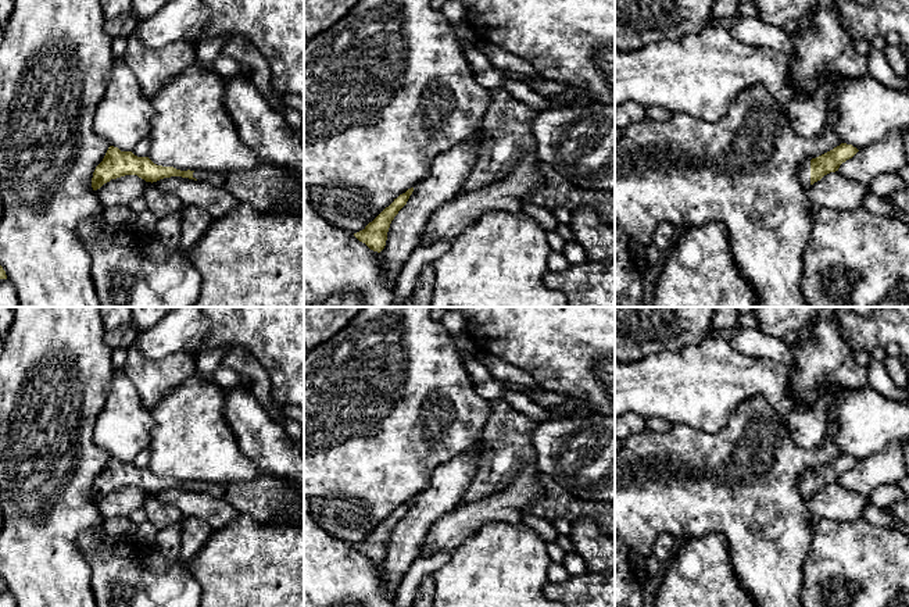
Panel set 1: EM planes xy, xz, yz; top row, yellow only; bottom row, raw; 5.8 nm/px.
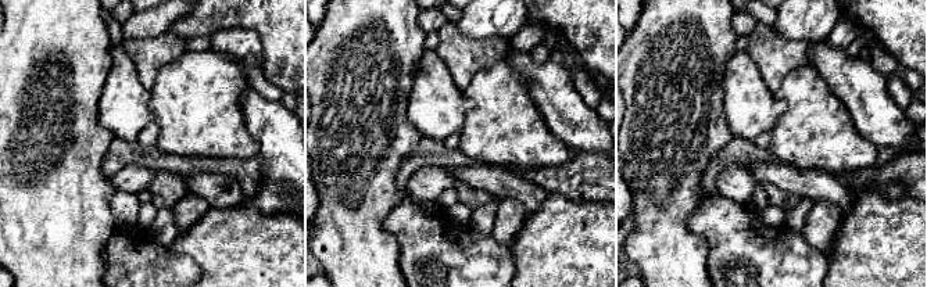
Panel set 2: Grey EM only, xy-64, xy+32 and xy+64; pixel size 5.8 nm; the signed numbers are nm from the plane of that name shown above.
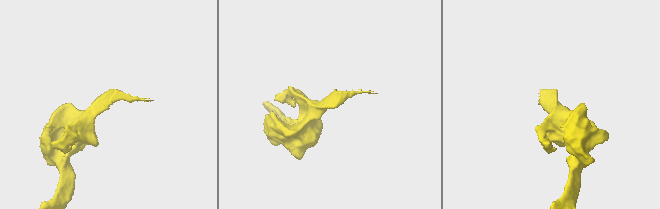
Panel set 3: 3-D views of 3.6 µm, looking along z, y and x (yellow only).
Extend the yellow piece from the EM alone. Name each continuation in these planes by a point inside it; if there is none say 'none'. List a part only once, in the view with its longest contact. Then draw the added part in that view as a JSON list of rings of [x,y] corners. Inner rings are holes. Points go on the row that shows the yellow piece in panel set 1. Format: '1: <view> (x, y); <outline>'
1: yz (805, 167); [[[805,160],[799,167],[801,183],[808,188],[810,186],[810,160]]]

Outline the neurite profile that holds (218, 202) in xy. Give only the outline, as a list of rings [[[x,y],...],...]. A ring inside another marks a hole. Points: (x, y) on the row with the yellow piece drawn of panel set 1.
[[[182,176],[164,178],[157,182],[147,182],[164,193],[175,194],[185,206],[196,206],[208,211],[214,219],[223,218],[235,210],[240,201],[226,189],[208,182],[194,181]]]

